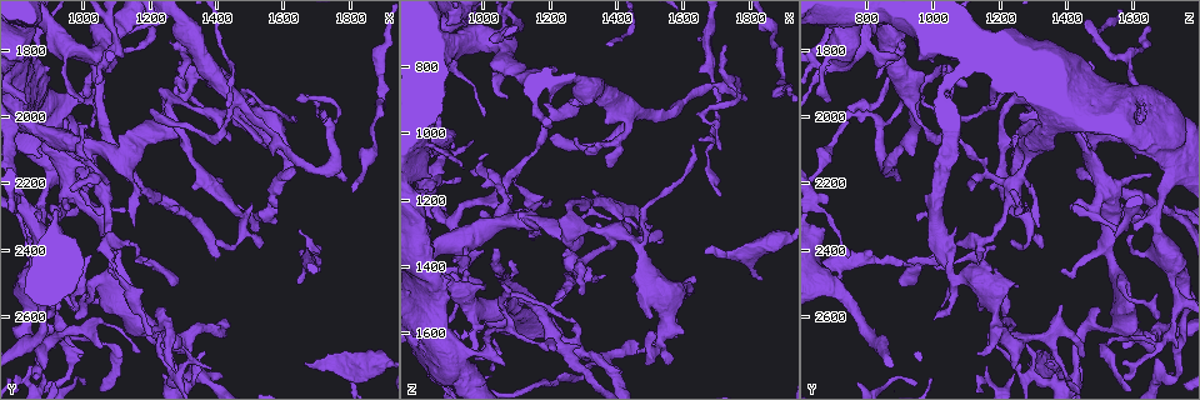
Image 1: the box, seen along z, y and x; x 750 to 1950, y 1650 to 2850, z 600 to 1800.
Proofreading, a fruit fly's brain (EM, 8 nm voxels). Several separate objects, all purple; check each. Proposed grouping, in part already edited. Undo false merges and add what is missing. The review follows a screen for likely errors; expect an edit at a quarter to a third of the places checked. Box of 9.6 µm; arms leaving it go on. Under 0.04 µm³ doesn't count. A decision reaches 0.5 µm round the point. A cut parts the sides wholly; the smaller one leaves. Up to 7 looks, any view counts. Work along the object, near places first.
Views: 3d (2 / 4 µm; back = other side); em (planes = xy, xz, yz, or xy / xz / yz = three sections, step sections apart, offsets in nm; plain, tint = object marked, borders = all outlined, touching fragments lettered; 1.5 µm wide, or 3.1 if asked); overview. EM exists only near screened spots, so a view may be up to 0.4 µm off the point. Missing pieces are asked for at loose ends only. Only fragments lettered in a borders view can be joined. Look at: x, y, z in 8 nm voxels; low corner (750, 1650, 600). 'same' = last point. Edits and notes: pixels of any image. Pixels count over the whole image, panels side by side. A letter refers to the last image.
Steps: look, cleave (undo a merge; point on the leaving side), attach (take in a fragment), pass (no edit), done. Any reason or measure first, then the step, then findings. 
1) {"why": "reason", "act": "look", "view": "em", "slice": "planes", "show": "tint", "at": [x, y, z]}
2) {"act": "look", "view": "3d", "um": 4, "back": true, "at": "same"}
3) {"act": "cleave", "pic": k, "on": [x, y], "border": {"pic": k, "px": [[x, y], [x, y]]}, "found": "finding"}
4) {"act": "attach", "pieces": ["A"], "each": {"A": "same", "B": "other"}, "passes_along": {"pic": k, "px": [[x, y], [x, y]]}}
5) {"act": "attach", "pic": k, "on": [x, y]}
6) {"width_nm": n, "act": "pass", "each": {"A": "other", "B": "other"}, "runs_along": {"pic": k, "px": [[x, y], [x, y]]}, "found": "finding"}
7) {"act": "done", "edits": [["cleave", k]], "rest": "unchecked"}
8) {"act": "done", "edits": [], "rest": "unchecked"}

{"why": "an open end", "act": "look", "view": "em", "slice": "planes", "show": "borders", "at": [1060, 2690, 1170]}

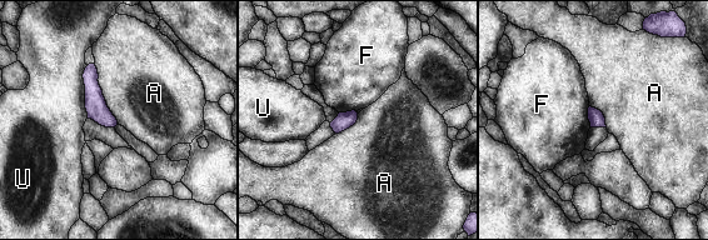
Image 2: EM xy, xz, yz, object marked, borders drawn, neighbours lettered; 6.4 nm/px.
{"act": "pass", "each": {"A": "other", "F": "other", "U": "other"}, "found": "none of them fits"}

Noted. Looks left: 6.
{"why": "calibre changes", "act": "look", "view": "3d", "um": 4, "at": [1260, 2790, 1320]}

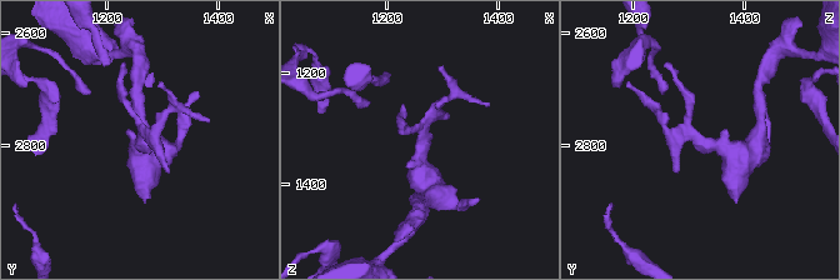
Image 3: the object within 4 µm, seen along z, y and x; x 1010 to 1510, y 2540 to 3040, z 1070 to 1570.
{"act": "look", "view": "em", "slice": "xz", "step": 4, "show": "tint", "at": [1265, 2795, 1320]}

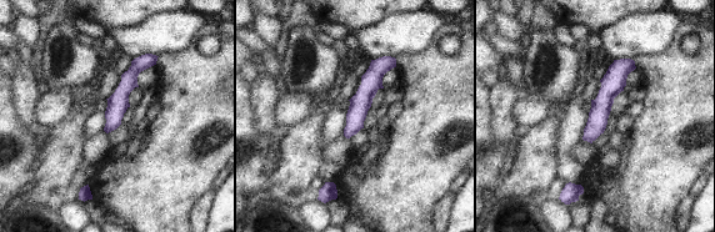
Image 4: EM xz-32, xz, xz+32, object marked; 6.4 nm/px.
{"act": "look", "view": "em", "slice": "planes", "show": "borders", "at": "same"}

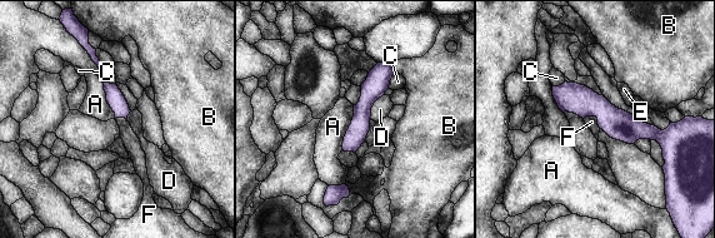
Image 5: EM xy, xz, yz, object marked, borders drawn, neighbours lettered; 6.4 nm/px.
{"act": "pass", "each": {"A": "other", "B": "other", "C": "other", "D": "other", "E": "other", "F": "other"}, "runs_along": {"pic": 5, "px": [[555, 89], [626, 128], [690, 124]]}, "found": "one neuron here"}

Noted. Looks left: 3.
{"why": "sudden change in width", "act": "look", "view": "em", "slice": "planes", "show": "borders", "at": [1180, 2610, 1570]}

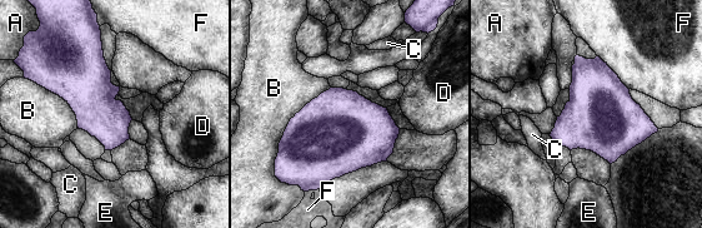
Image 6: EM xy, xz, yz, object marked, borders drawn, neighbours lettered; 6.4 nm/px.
{"longest_contact_nm": ["B", 650], "act": "pass", "each": {"A": "other", "B": "other", "C": "other", "D": "other", "E": "other", "F": "other"}, "border": {"pic": 6, "px": [[597, 55], [628, 89]]}, "found": "continuous, no second neuron"}

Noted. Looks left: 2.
{"act": "done", "edits": [], "rest": "unchecked"}

